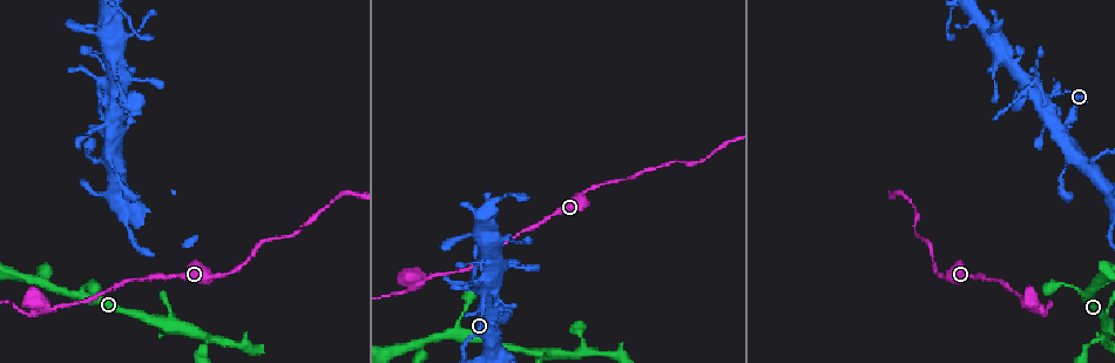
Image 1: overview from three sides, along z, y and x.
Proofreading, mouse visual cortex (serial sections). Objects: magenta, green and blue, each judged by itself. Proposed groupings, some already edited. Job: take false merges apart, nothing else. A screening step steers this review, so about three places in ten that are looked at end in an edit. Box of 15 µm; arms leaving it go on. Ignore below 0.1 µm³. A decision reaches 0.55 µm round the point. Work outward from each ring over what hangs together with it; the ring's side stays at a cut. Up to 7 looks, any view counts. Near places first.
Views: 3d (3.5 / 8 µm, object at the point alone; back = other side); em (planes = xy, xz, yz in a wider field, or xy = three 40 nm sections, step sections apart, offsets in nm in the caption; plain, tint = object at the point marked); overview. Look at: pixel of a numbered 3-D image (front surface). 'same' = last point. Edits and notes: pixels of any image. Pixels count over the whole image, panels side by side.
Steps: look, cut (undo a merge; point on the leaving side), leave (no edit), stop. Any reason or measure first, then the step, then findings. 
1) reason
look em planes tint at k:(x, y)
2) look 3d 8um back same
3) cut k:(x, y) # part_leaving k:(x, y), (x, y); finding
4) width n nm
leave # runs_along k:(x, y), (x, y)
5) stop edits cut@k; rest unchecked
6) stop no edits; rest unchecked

three-way junction
look 3d 3.5um at 1:(459, 328)

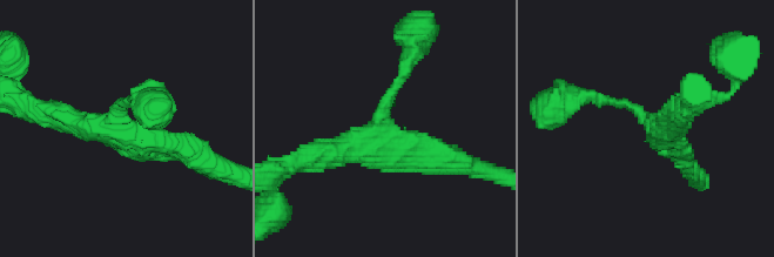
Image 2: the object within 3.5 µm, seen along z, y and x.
look em xy step 2 plain at 2:(647, 120)

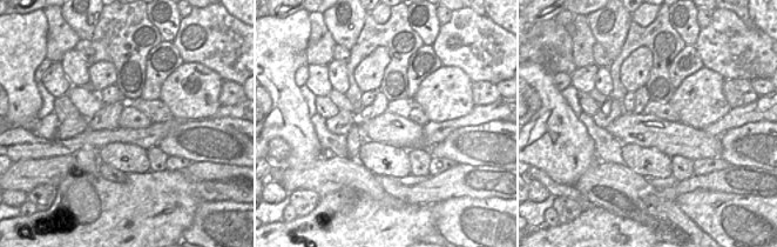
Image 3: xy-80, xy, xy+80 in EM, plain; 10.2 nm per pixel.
with the object marked
look em xy step 2 tint same

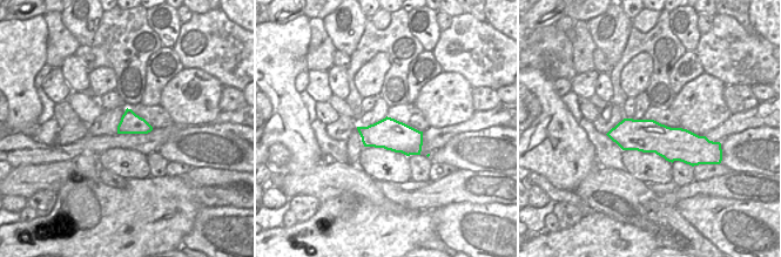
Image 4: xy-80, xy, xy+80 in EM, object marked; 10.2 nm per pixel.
arm_widths 150, 300, 300 nm
leave # runs_along 2:(674, 147), (633, 107), (587, 93); all the same cell

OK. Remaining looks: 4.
calibre changes
look 3d 3.5um at 1:(589, 188)

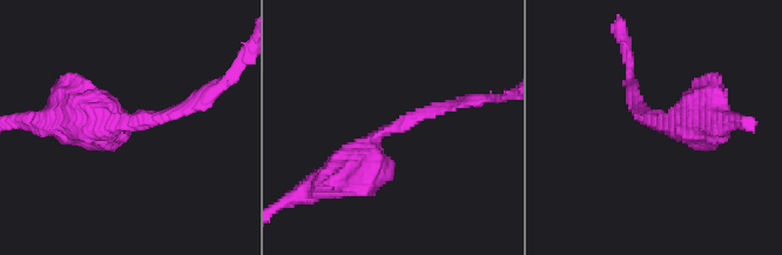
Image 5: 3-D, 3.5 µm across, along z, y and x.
arm_widths 150, 600 nm
look em xy step 2 tint at 5:(389, 129)

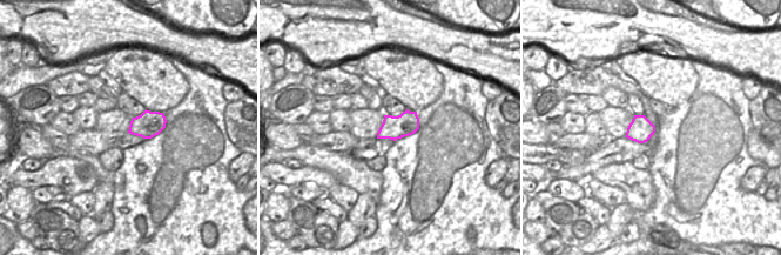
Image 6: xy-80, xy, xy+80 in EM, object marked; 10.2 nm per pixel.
another direction
look em xy step 3 tint same

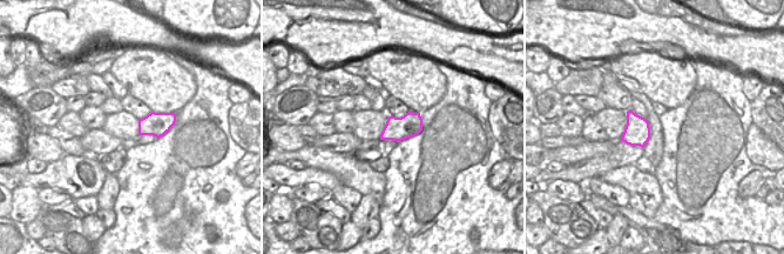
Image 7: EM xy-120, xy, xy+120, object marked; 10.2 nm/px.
leave # runs_along 5:(332, 180), (395, 125), (459, 105); all the same cell

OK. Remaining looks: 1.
stop no edits; rest unchecked

